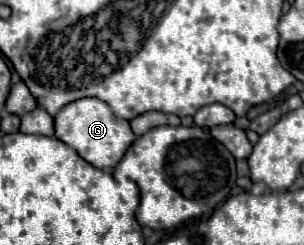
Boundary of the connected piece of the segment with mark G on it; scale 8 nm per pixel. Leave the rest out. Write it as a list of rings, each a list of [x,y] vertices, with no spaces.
[[[78,99],[64,105],[54,117],[54,129],[56,137],[60,141],[66,141],[66,145],[70,145],[72,149],[76,149],[76,153],[82,159],[106,171],[110,171],[122,159],[122,153],[126,153],[126,149],[136,139],[130,129],[130,123],[126,119],[116,117],[112,109],[100,99]]]

